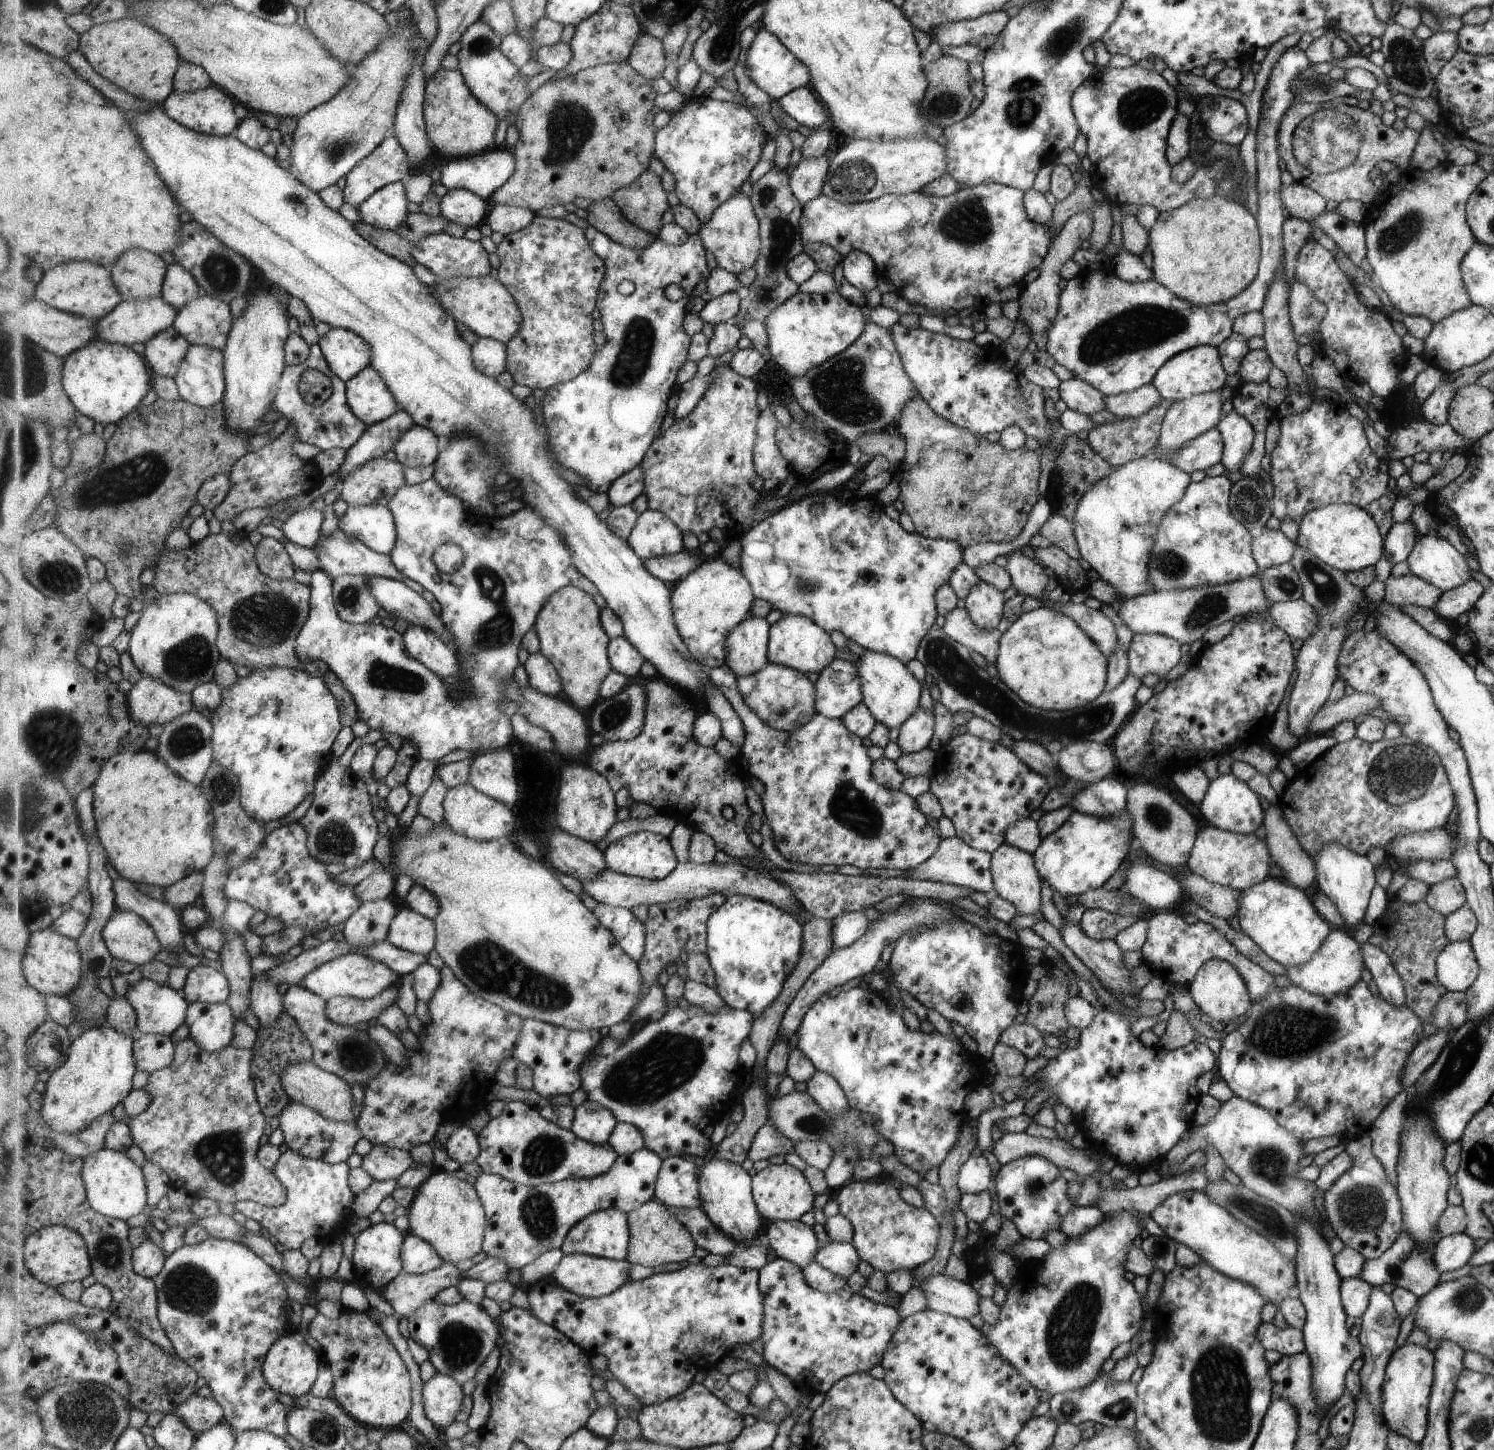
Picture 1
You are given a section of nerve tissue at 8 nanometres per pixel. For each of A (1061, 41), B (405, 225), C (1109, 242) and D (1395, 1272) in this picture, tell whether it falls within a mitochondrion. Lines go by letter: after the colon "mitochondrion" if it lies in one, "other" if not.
A: mitochondrion
B: other
C: other
D: other

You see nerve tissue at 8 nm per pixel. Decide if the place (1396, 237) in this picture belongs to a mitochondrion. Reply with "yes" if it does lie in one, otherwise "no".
yes

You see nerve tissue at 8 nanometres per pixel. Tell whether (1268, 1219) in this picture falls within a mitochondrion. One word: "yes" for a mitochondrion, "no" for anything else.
yes

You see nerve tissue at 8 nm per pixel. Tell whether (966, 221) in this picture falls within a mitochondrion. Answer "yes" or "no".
yes

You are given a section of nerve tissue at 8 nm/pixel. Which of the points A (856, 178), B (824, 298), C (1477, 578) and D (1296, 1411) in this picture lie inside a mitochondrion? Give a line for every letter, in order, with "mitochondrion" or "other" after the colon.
A: mitochondrion
B: other
C: other
D: other

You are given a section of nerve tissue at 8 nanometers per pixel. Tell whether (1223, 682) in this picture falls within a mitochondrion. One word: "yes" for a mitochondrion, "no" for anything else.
no

